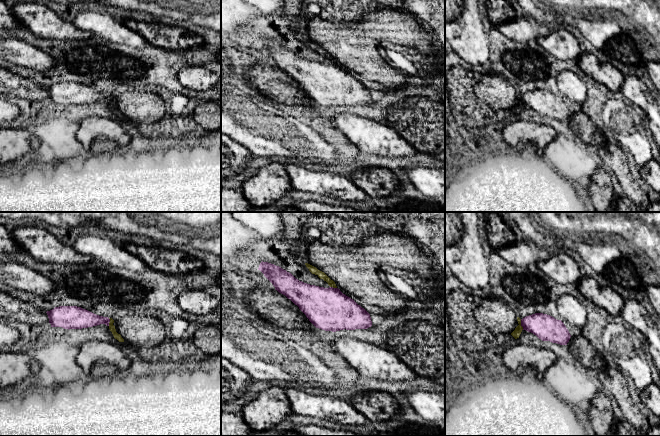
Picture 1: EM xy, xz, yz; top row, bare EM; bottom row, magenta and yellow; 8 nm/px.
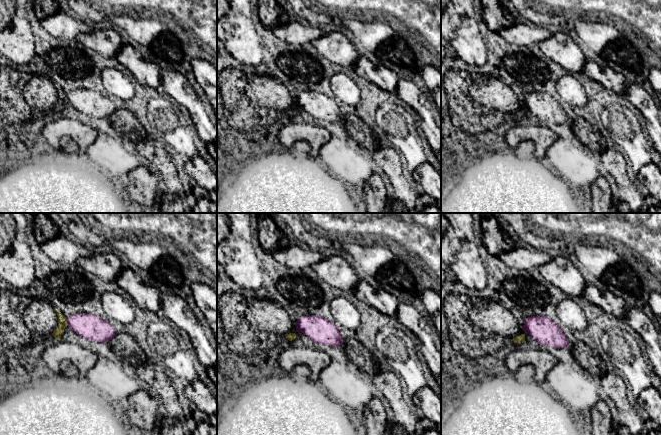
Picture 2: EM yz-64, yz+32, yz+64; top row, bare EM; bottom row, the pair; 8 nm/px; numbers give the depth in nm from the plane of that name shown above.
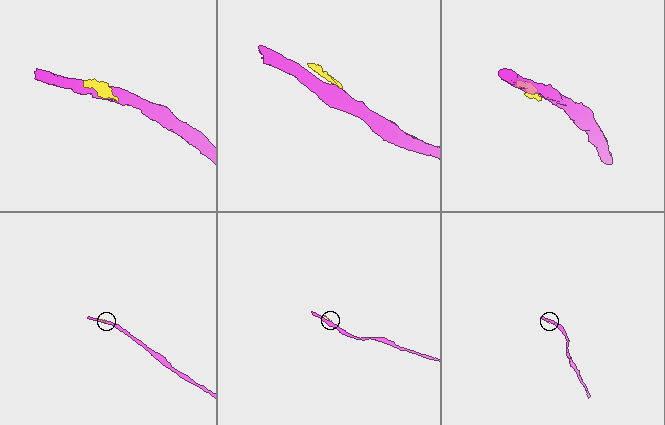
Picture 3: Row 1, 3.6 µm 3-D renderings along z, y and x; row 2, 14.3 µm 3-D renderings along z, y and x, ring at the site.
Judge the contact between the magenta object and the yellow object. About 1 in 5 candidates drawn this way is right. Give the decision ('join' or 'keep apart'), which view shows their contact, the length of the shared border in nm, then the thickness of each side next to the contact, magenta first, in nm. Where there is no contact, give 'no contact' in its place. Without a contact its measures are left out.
keep apart; contact in yz; length 90 nm; calibres 200 and 70 nm

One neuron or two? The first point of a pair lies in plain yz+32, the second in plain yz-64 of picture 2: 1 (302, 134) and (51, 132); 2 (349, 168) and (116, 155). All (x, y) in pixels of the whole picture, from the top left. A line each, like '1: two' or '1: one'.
1: one
2: one

